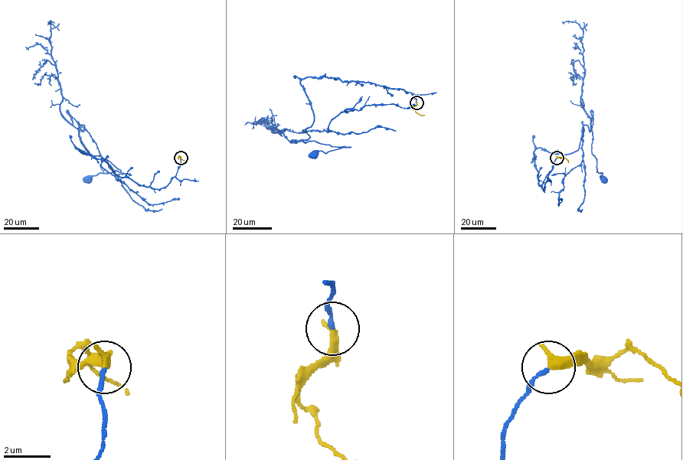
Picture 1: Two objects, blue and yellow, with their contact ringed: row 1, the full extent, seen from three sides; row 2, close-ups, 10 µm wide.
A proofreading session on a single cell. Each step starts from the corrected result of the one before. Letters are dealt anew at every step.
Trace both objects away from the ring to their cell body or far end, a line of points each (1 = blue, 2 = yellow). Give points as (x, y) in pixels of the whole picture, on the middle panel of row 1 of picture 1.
1: (416, 102), (400, 89), (306, 77), (300, 85), (314, 122), (309, 138), (290, 141), (350, 147), (313, 153)
2: (416, 102), (413, 108), (415, 111), (424, 115)

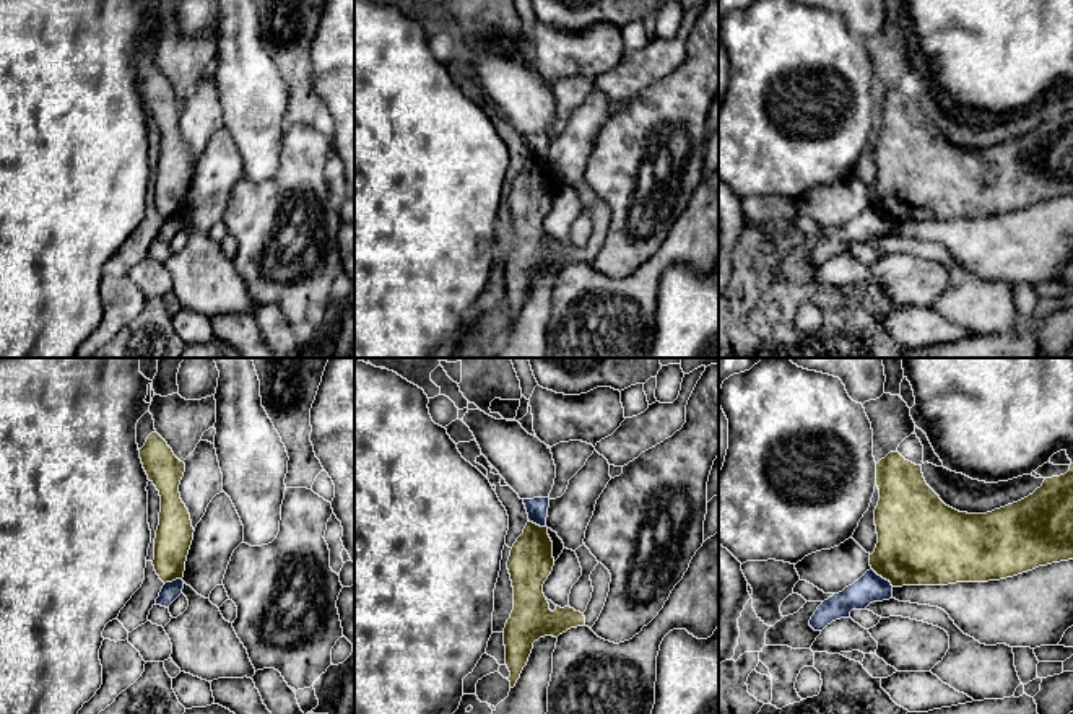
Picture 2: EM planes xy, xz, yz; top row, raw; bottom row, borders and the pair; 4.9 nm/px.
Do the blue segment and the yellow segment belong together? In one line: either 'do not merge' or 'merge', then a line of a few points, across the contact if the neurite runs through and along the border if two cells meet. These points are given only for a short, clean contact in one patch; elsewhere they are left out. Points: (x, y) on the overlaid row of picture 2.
do not merge; line yz (872, 568), (893, 586)

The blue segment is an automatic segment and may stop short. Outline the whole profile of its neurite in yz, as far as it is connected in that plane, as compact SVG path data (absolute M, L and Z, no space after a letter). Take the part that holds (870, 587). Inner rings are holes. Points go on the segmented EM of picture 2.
M873 569L858 581L824 600L810 620L815 631L823 631L828 625L841 618L850 618L852 610L865 610L873 602L893 599L893 586Z

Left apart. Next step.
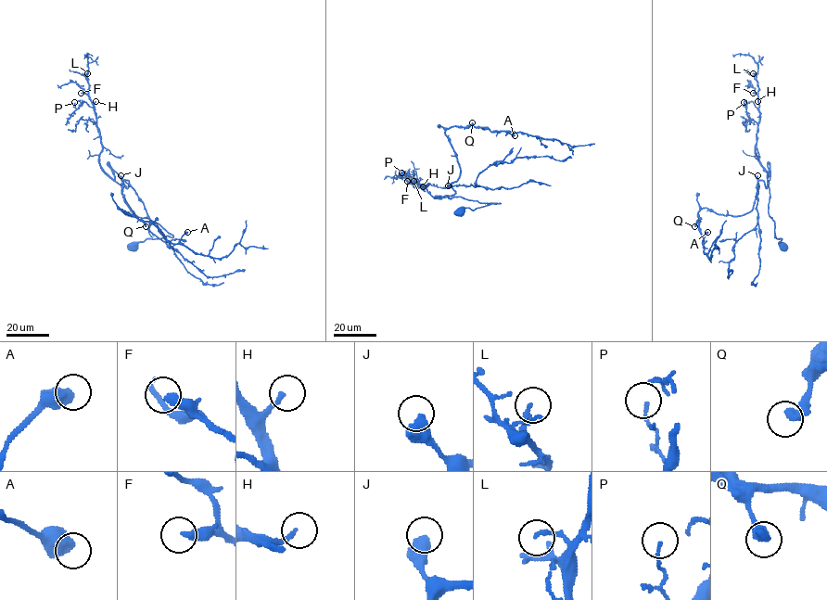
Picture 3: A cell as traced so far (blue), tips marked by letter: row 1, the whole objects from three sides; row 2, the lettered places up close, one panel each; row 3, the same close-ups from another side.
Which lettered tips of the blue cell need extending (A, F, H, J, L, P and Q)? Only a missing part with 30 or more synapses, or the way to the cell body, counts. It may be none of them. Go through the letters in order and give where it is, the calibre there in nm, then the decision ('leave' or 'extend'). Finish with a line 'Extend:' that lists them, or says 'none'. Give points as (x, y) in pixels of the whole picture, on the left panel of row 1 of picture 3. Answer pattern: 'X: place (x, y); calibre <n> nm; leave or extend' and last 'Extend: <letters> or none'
A: place (187, 232); calibre 600 nm; leave
F: place (81, 93); calibre 360 nm; extend
H: place (95, 101); calibre 180 nm; extend
J: place (120, 175); calibre 550 nm; leave
L: place (87, 73); calibre 160 nm; leave
P: place (74, 102); calibre 120 nm; leave
Q: place (146, 226); calibre 480 nm; leave
Extend: F, H

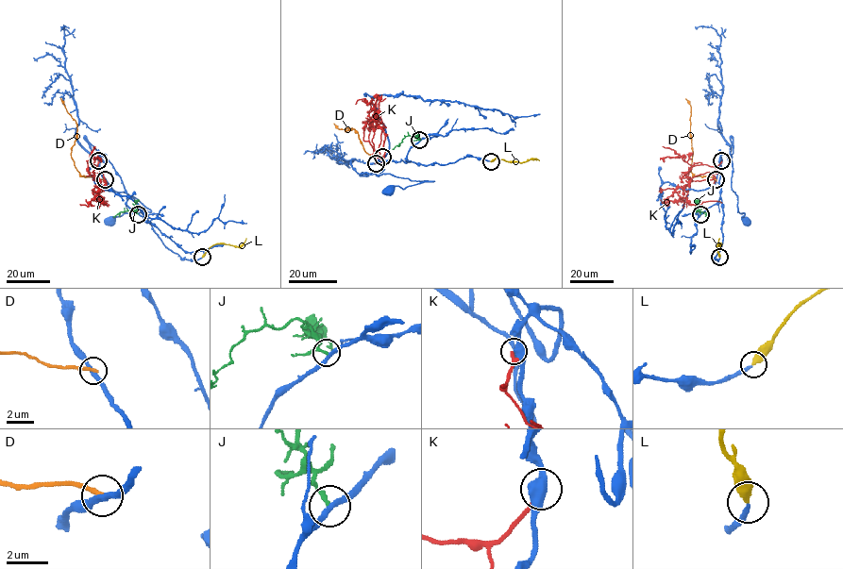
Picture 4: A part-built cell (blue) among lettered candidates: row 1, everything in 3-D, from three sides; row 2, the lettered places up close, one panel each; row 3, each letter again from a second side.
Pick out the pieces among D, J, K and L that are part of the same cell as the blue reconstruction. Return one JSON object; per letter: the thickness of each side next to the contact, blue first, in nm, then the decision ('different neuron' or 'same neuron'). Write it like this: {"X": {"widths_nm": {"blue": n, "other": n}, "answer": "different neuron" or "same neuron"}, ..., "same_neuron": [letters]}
{"D": {"widths_nm": {"blue": 300, "other": 240}, "answer": "different neuron"}, "J": {"widths_nm": {"blue": 260, "other": 180}, "answer": "different neuron"}, "K": {"widths_nm": {"blue": 500, "other": 240}, "answer": "different neuron"}, "L": {"widths_nm": {"blue": 200, "other": 400}, "answer": "same neuron"}, "same_neuron": ["L"]}

